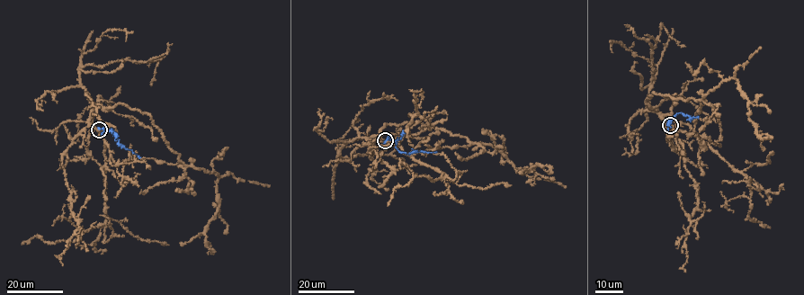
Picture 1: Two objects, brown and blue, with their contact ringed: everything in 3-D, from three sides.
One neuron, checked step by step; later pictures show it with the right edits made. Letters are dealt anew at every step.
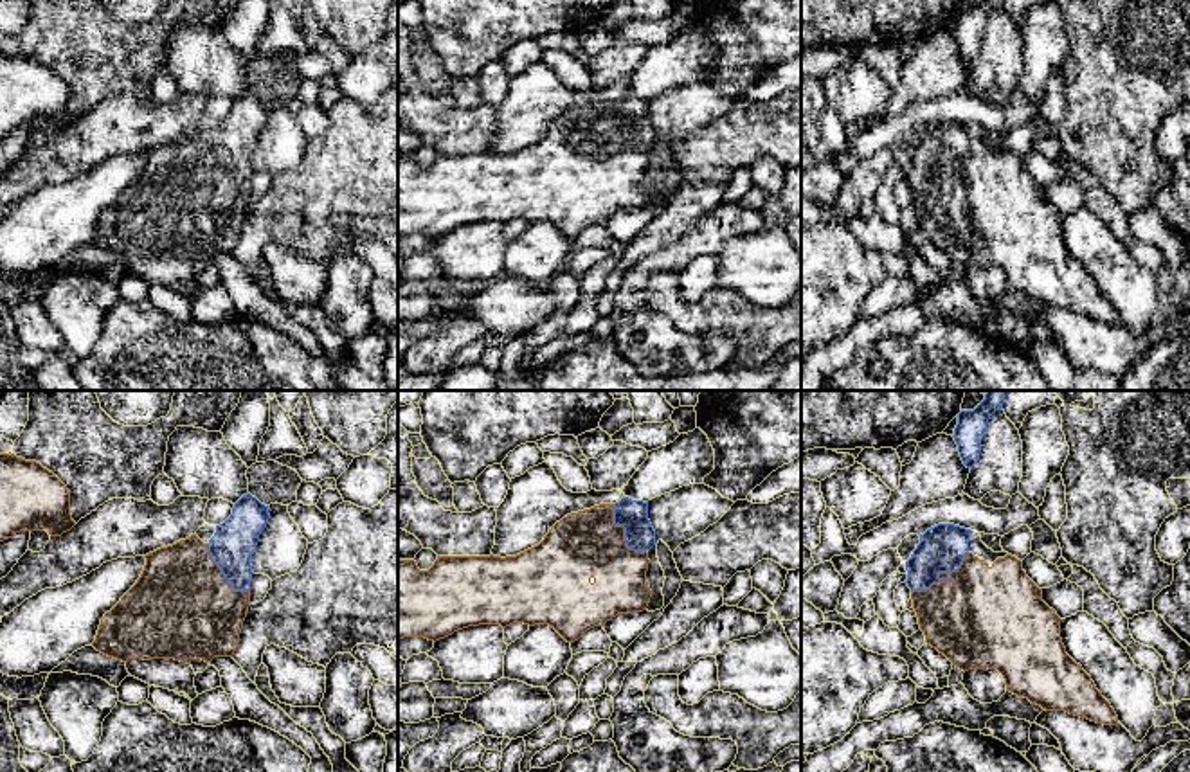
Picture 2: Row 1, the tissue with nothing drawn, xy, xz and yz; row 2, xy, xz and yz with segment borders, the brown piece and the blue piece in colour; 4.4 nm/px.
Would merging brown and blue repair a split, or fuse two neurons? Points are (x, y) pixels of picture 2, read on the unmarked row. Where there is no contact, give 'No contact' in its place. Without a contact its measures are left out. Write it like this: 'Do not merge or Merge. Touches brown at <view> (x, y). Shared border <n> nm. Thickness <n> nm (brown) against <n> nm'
Merge. Touches brown at yz (938, 171). Shared border 320 nm. Thickness 380 nm (brown) against 200 nm

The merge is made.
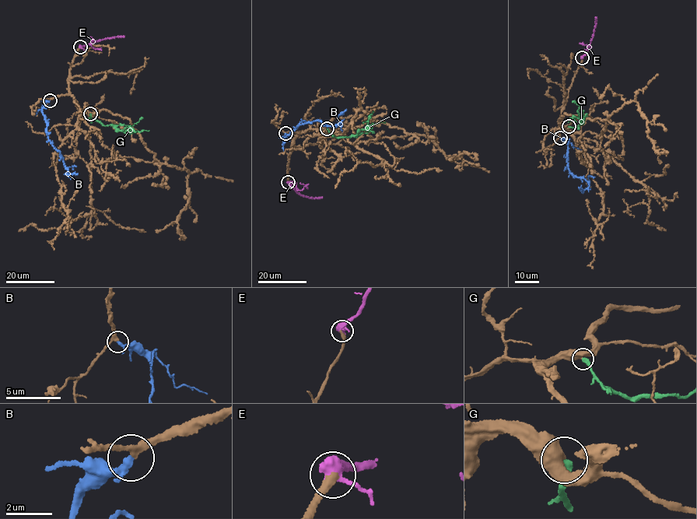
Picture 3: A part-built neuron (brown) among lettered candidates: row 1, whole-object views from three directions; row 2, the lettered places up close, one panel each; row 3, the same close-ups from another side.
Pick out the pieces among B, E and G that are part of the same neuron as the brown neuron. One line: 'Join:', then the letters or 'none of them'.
Join: B, E

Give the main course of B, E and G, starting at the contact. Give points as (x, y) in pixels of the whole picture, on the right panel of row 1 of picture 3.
B: (560, 138), (566, 140), (568, 147), (567, 169), (574, 177), (585, 179), (589, 184), (583, 191), (579, 187)
E: (582, 57), (593, 35), (595, 17)
G: (569, 126), (576, 127), (584, 120), (579, 118), (578, 107)

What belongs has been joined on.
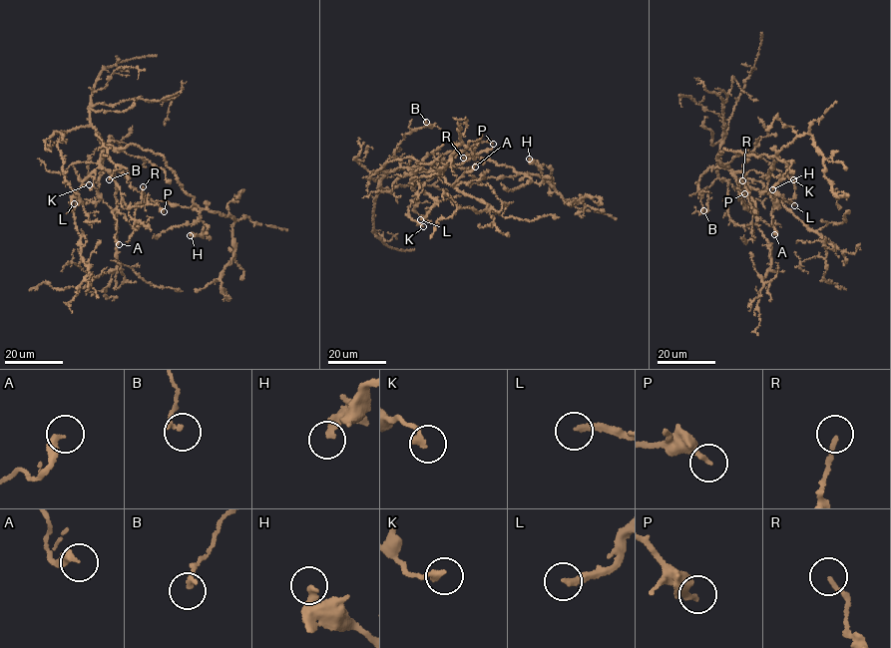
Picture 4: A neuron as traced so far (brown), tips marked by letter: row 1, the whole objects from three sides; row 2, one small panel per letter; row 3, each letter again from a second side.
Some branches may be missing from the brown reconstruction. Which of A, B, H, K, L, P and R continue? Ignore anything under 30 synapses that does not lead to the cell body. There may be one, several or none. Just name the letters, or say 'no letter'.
no letter

